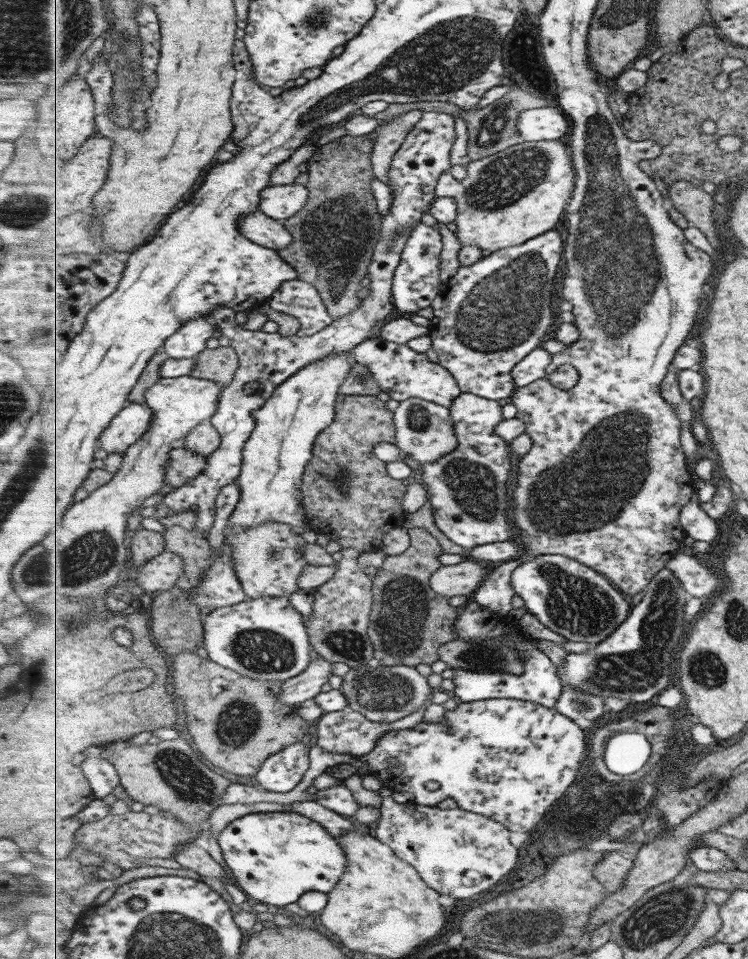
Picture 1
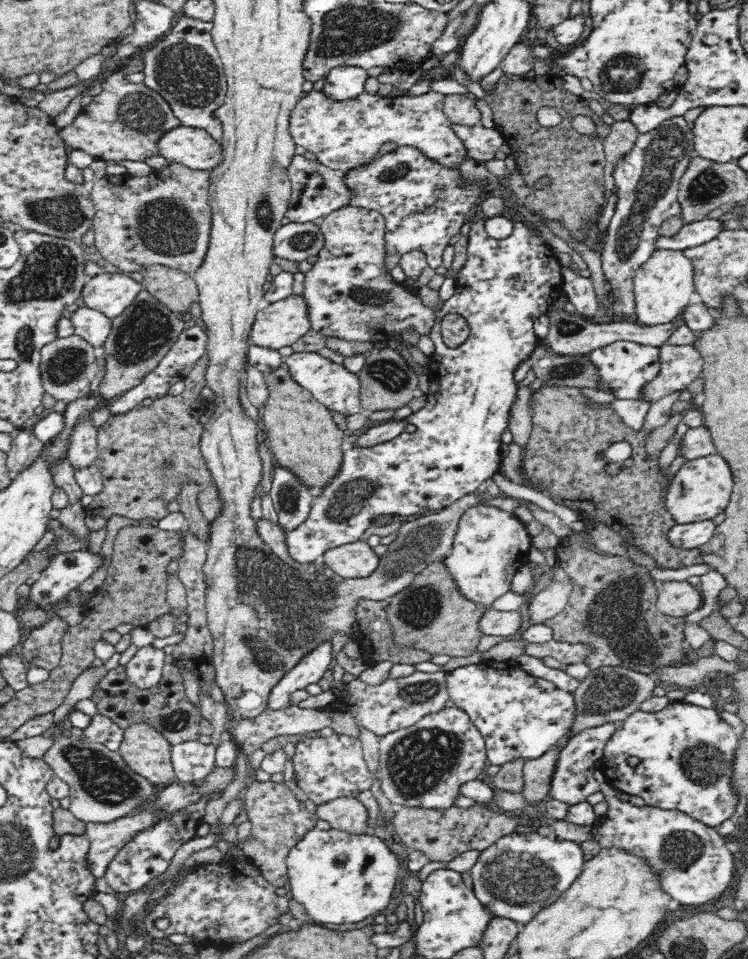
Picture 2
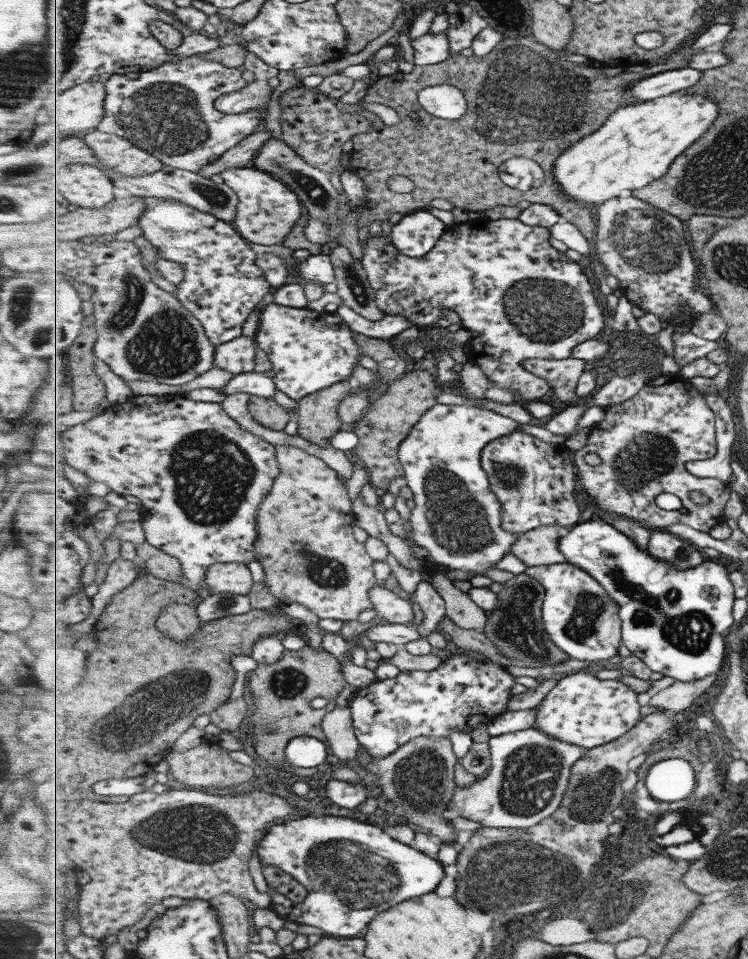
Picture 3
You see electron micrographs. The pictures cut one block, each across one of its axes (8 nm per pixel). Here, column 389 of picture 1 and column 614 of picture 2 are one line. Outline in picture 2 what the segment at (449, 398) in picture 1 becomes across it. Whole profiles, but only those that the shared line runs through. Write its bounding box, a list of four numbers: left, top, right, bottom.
[589,340,660,400]

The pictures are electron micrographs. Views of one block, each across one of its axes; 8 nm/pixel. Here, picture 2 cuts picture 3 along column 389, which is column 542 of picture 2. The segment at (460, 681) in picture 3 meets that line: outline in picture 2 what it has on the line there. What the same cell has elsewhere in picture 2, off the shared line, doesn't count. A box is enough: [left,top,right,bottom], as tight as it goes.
[446,660,577,766]

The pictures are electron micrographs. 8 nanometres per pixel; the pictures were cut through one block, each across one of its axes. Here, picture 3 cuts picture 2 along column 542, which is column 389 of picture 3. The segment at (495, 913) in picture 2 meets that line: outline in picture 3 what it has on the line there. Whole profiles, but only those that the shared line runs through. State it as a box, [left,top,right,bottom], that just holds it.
[258,815,445,937]

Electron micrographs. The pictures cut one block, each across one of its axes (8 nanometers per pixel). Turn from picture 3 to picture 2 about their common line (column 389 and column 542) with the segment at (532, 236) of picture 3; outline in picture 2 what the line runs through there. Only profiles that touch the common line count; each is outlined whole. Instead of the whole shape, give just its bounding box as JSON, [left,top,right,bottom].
[284,216,563,569]

